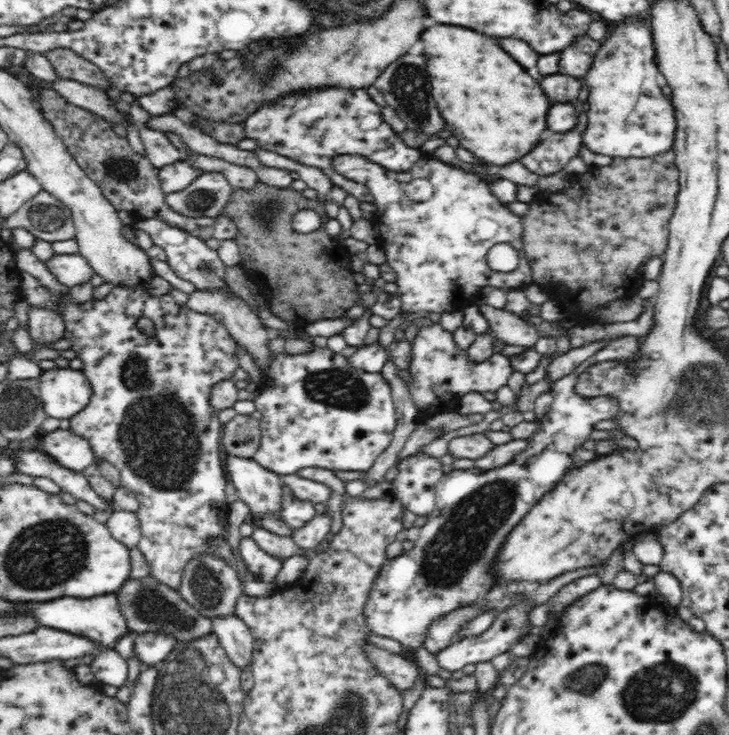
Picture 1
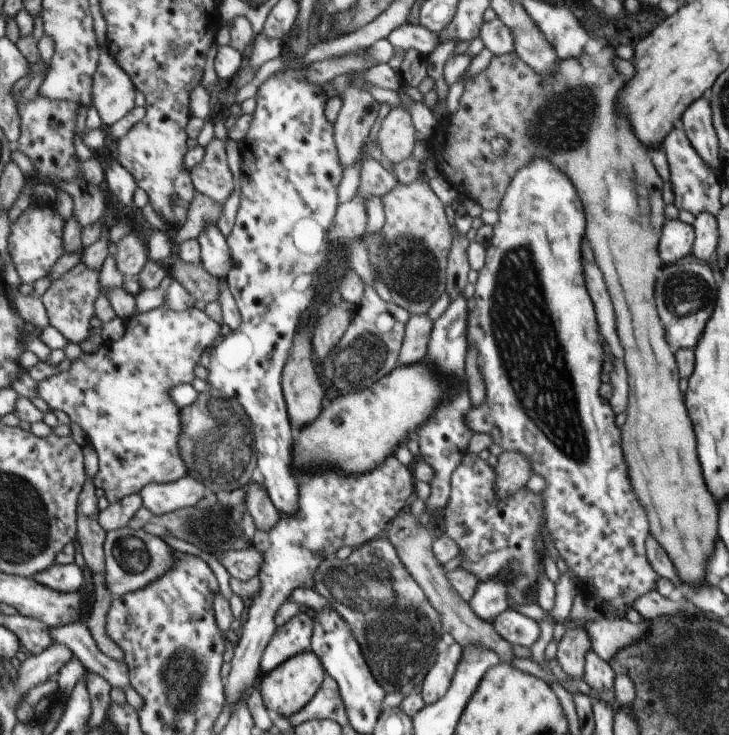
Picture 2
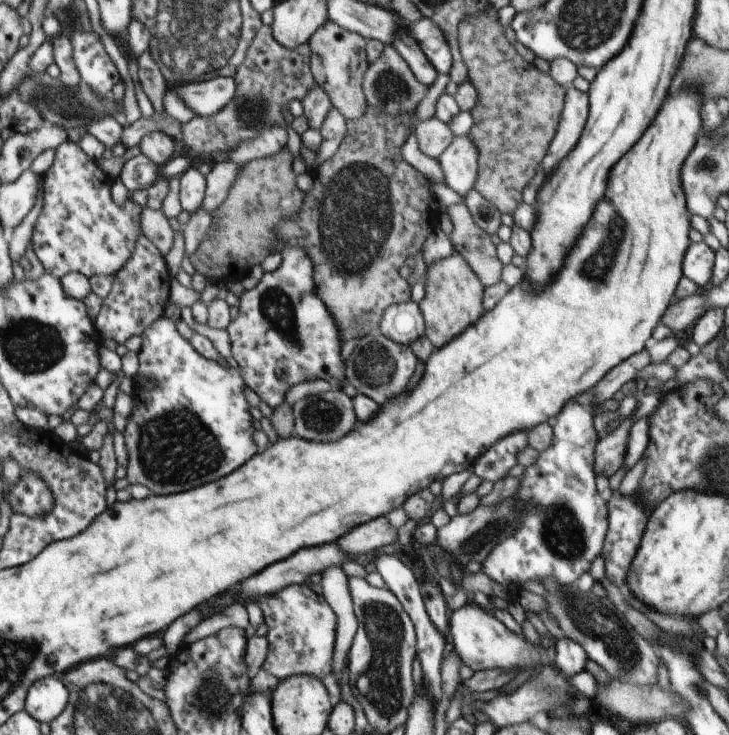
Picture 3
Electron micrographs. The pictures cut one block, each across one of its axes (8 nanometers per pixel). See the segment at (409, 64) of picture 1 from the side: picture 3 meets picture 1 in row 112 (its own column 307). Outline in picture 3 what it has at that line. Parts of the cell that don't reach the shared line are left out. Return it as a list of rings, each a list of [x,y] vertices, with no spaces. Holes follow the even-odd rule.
[[[332,389],[329,392],[320,392],[298,400],[292,405],[293,434],[314,442],[336,442],[338,438],[344,438],[356,426],[356,416],[350,396],[352,396],[350,389]]]

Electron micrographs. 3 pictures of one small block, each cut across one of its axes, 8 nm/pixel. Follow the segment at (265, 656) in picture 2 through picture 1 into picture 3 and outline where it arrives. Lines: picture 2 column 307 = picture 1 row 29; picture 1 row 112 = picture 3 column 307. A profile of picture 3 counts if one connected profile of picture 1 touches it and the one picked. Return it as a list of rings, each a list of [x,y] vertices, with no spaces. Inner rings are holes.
[[[305,583],[294,584],[272,596],[260,598],[257,604],[262,608],[265,624],[268,627],[265,638],[269,646],[262,669],[279,681],[295,675],[309,675],[321,679],[332,673],[332,652],[336,642],[337,618],[322,595],[312,591]]]

